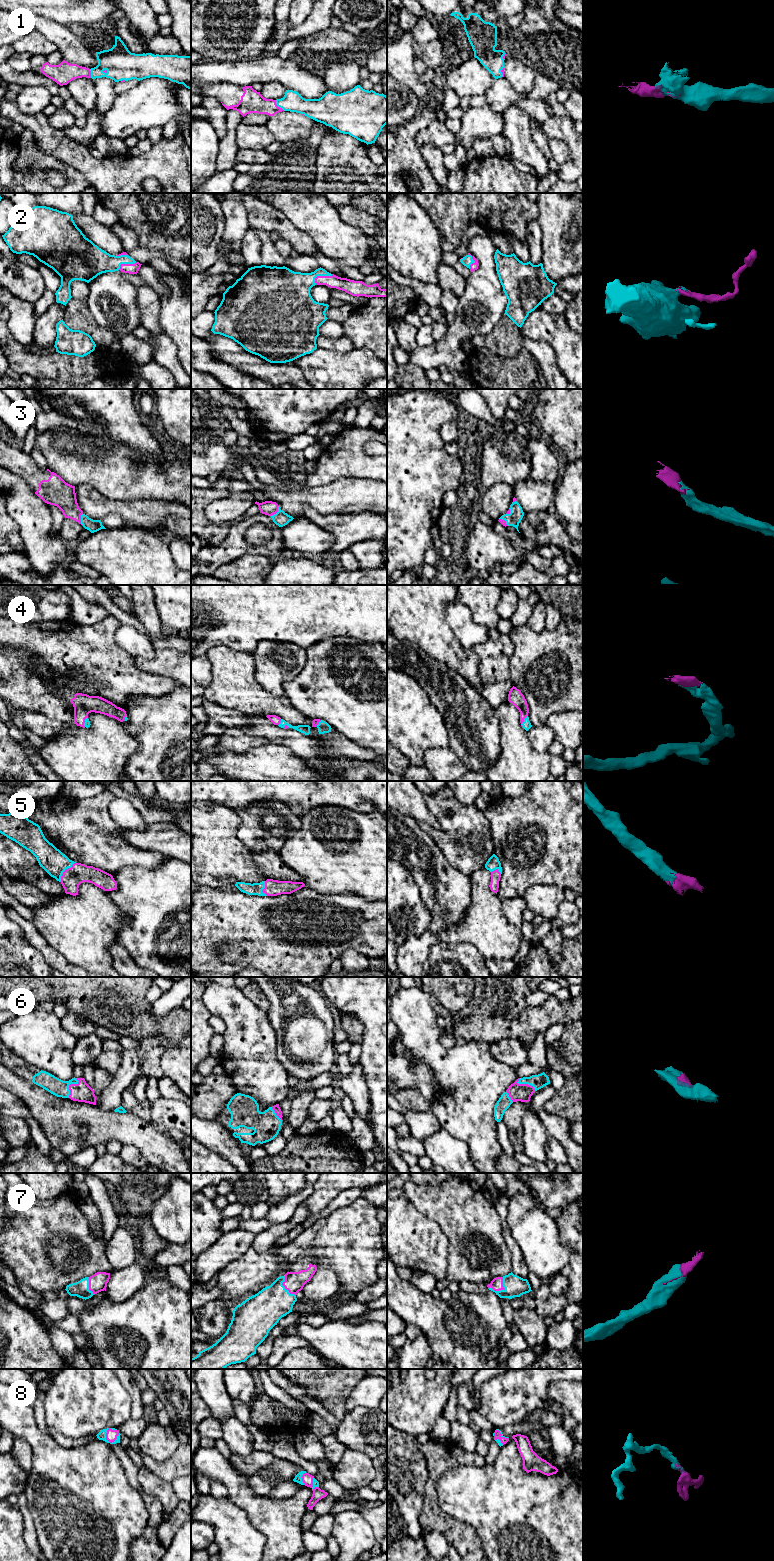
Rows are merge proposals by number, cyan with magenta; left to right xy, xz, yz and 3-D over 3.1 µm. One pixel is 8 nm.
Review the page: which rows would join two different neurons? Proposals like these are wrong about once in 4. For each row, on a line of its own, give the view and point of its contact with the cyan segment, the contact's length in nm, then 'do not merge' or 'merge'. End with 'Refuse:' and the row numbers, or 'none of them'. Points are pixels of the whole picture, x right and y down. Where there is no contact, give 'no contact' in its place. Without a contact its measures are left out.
1: xz (278, 106) | 120 nm | merge
2: xz (320, 275) | 170 nm | merge
3: xz (277, 512) | 110 nm | merge
4: yz (524, 721) | 110 nm | merge
5: xy (64, 870) | 200 nm | merge
6: xy (69, 1084) | 180 nm | merge
7: yz (501, 1290) | 160 nm | merge
8: xy (114, 1441) | 130 nm | merge
Refuse: none of them

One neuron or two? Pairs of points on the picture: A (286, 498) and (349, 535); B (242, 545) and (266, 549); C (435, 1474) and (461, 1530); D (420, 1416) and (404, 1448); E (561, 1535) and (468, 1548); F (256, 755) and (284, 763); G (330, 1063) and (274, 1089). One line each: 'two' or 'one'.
A: two
B: one
C: one
D: two
E: two
F: one
G: two

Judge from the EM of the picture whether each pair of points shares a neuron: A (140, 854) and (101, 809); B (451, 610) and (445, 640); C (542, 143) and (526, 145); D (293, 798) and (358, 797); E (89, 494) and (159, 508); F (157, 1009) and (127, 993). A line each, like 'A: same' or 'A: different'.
A: same
B: different
C: different
D: same
E: same
F: different

